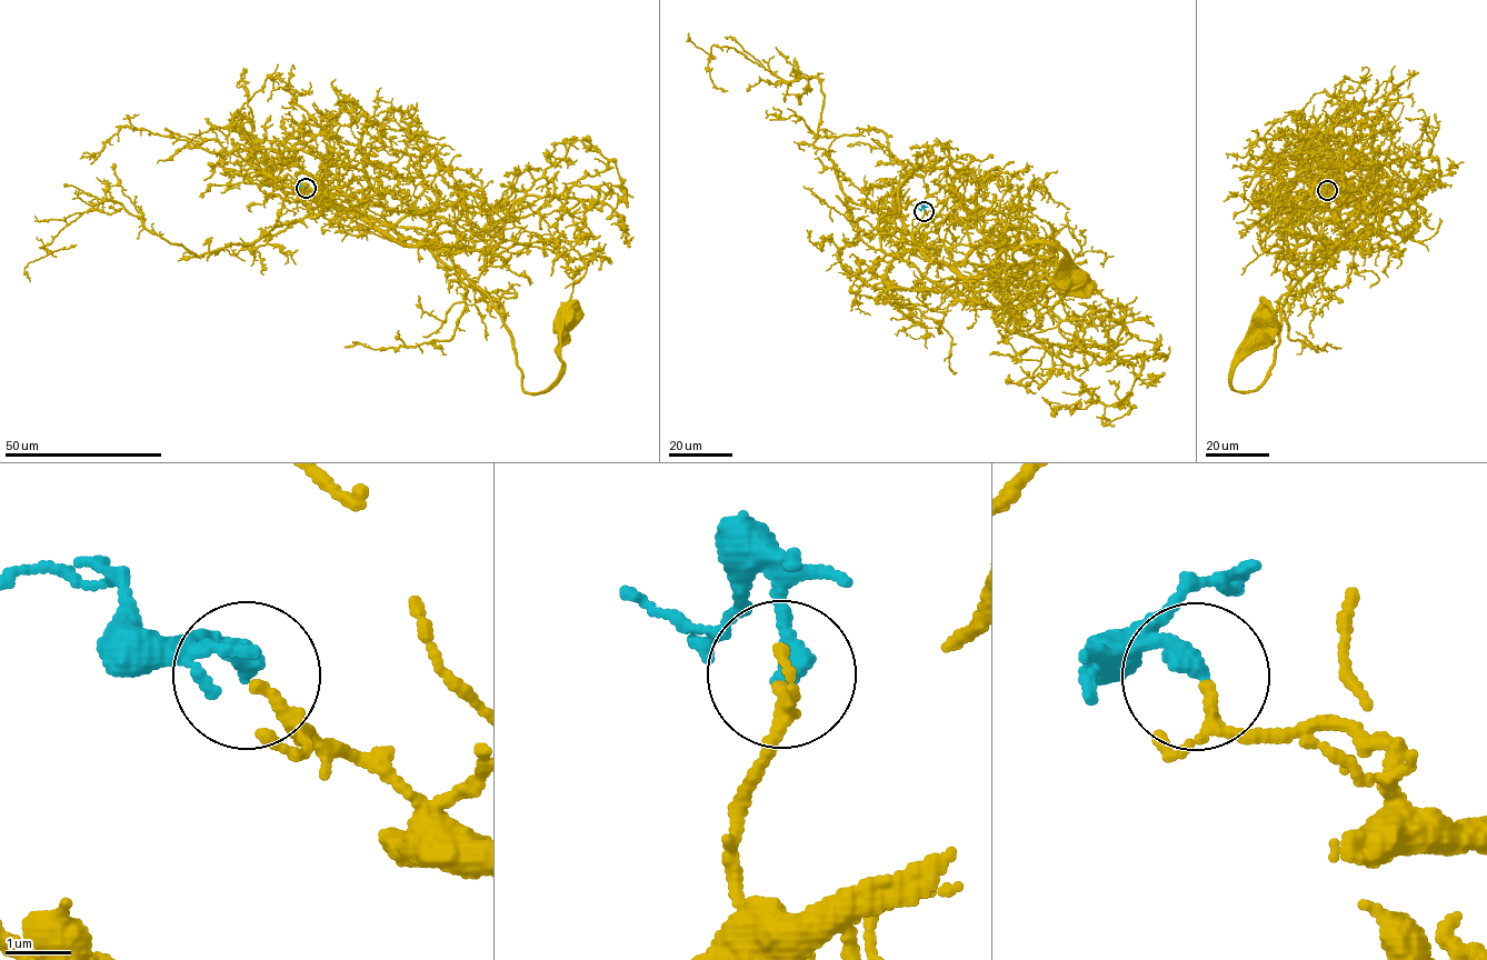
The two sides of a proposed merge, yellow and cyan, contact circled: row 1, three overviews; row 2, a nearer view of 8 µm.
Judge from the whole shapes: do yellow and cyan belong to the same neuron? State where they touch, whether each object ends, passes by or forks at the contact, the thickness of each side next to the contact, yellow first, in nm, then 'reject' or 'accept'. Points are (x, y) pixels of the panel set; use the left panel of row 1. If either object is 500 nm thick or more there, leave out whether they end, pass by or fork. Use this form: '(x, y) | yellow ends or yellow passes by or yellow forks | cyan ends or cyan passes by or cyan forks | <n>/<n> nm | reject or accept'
(306, 188) | yellow passes by | cyan ends | 120/340 nm | accept

